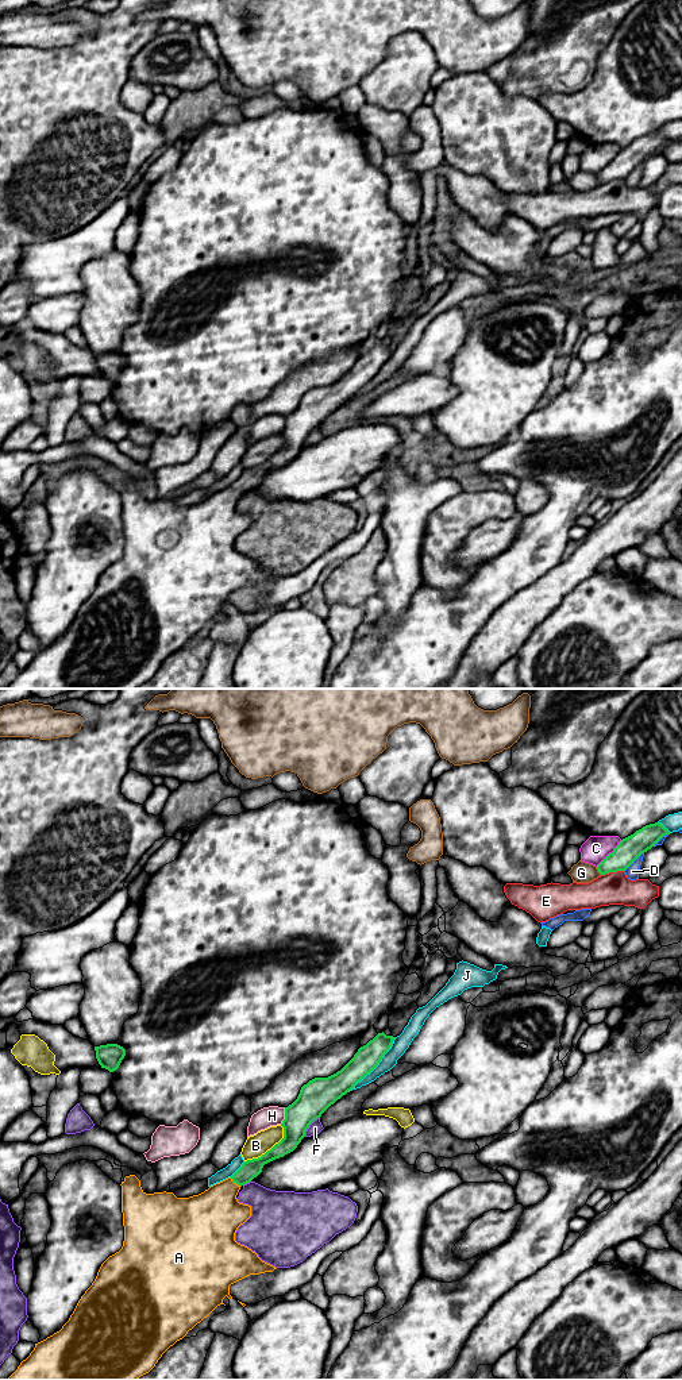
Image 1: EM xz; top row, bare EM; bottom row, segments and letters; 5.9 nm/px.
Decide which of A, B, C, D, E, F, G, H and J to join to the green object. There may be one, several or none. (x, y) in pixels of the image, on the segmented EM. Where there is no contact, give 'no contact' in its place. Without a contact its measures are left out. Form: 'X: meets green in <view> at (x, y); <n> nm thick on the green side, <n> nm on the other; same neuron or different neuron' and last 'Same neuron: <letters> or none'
A: meets green in xz at (235, 1182); 110 nm thick on the green side, 320 nm on the other; same neuron
B: meets green in xz at (268, 1151); 150 nm thick on the green side, 130 nm on the other; different neuron
C: meets green in xz at (609, 854); 140 nm thick on the green side, 160 nm on the other; different neuron
D: meets green in xz at (634, 860); 140 nm thick on the green side, 80 nm on the other; different neuron
E: meets green in xz at (612, 871); 140 nm thick on the green side, 190 nm on the other; different neuron
F: meets green in xz at (308, 1126); 200 nm thick on the green side, 80 nm on the other; different neuron
G: meets green in xz at (598, 871); 140 nm thick on the green side, 130 nm on the other; different neuron
H: meets green in xz at (285, 1116); 200 nm thick on the green side, 120 nm on the other; different neuron
J: meets green in xz at (376, 1066); 150 nm thick on the green side, 100 nm on the other; different neuron
Same neuron: A

